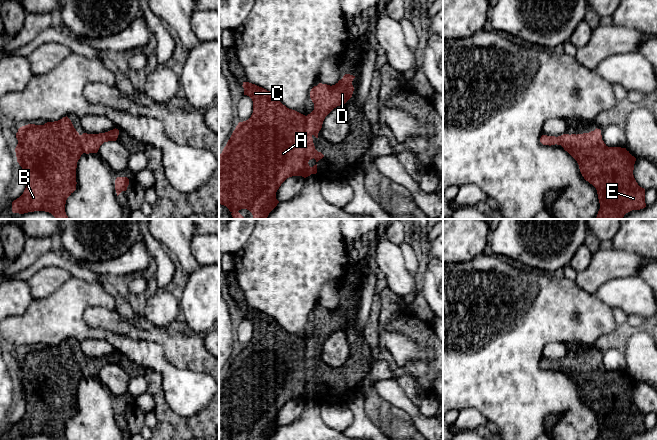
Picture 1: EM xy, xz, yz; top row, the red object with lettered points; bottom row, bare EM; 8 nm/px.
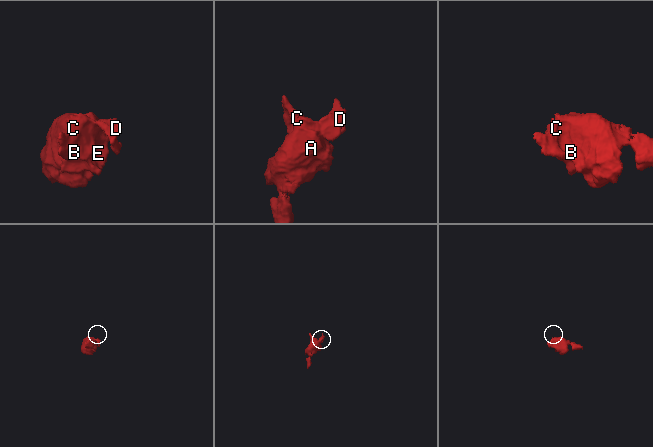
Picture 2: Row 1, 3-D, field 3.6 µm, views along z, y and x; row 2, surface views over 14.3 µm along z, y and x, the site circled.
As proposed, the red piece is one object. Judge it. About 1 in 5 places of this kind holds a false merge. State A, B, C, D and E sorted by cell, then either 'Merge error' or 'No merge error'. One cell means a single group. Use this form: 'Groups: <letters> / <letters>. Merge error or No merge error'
Groups: A B C D E. No merge error

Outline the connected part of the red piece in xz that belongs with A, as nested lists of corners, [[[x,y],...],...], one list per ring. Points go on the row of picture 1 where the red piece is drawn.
[[[345,74],[335,85],[319,83],[314,86],[310,91],[314,110],[307,116],[287,108],[270,91],[252,83],[243,82],[244,95],[249,96],[253,101],[253,113],[248,120],[238,123],[219,155],[219,204],[226,206],[234,219],[245,219],[238,212],[241,209],[249,210],[253,219],[267,219],[269,213],[279,203],[276,192],[287,178],[292,176],[306,178],[317,173],[317,164],[310,167],[308,162],[313,158],[318,162],[324,155],[315,149],[312,136],[318,138],[325,117],[334,108],[344,105],[352,97],[354,78],[353,75]]]

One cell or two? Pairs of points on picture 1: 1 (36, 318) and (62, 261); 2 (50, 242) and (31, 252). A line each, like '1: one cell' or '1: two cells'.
1: two cells
2: one cell

